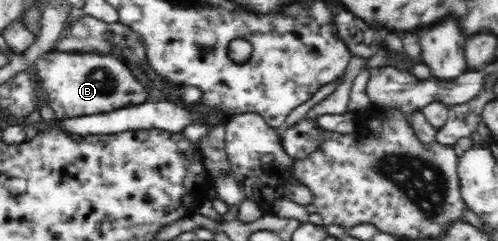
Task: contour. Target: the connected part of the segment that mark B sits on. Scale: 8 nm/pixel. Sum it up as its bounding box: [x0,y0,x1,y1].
[33,50,149,118]

